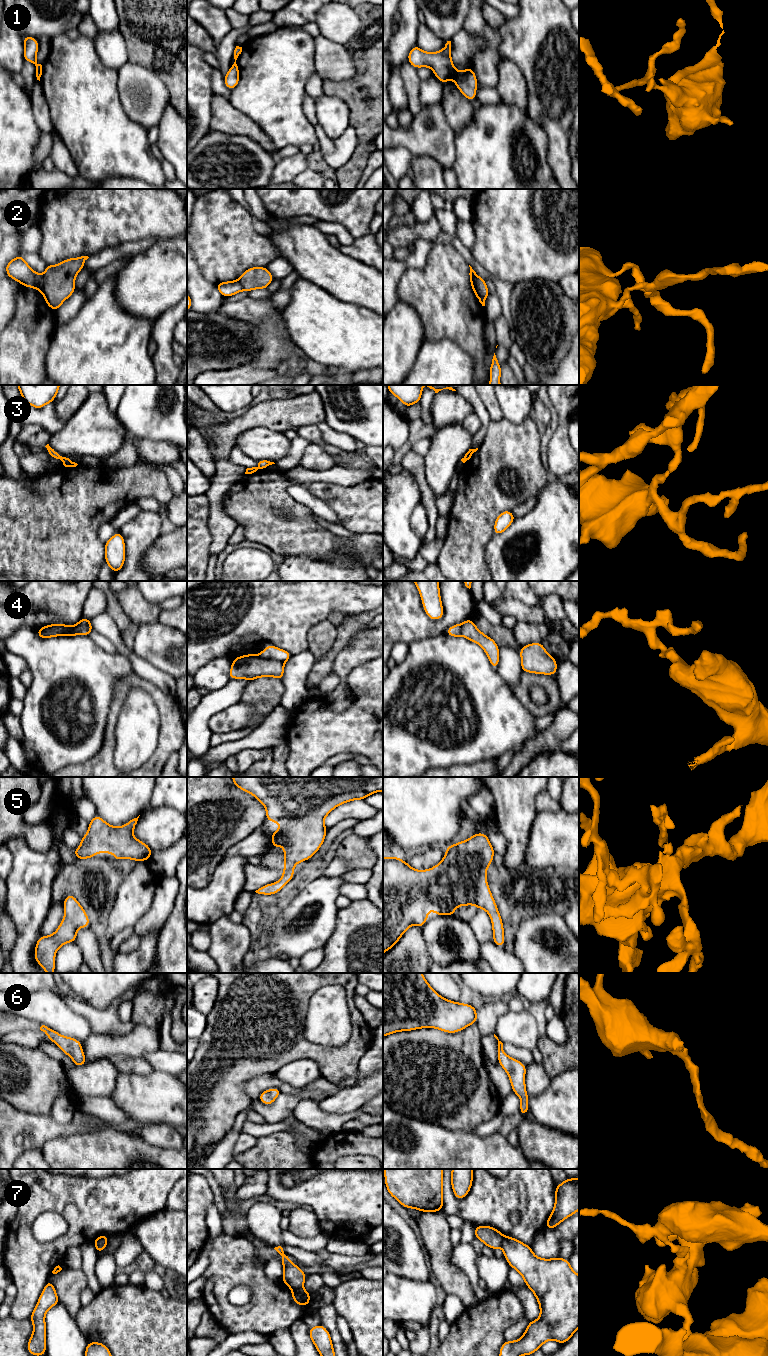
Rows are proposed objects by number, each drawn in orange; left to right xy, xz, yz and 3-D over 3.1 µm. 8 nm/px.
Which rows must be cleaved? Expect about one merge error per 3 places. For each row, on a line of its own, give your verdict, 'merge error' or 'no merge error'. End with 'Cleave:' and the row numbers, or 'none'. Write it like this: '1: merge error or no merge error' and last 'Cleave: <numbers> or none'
1: merge error
2: merge error
3: merge error
4: merge error
5: no merge error
6: no merge error
7: merge error
Cleave: 1, 2, 3, 4, 7

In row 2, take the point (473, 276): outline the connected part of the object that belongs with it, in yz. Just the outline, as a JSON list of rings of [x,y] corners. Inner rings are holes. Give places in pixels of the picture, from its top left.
[[[469,265],[470,267],[470,283],[471,283],[471,287],[473,289],[473,292],[475,293],[475,295],[477,296],[479,302],[482,304],[482,306],[485,306],[485,299],[480,295],[479,290],[477,288],[477,284],[476,284],[476,280],[478,278],[478,275],[476,274],[476,272],[472,269],[472,267]]]

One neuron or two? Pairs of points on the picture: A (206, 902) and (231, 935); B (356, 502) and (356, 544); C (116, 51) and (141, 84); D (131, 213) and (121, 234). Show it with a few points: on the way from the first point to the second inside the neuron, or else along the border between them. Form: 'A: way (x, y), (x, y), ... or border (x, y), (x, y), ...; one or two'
A: border (227, 915), (223, 915), (208, 924); two
B: border (372, 532), (355, 534); two
C: border (128, 61), (117, 70); two
D: way (126, 218), (121, 223), (121, 229); one

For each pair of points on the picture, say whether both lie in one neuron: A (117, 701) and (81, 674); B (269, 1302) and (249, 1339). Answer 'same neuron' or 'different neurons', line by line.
A: different neurons
B: different neurons

